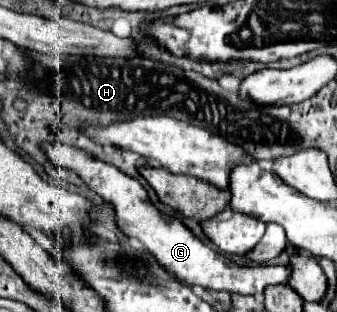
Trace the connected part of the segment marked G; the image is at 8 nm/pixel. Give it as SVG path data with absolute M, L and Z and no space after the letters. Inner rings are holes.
M59 141L45 145L45 151L49 155L49 159L63 167L63 169L73 169L81 175L81 179L89 185L91 191L95 191L97 195L103 197L103 201L113 203L115 205L115 219L119 223L119 227L123 229L125 235L139 239L147 251L151 251L157 259L157 263L161 267L165 267L169 273L175 273L179 277L179 281L187 283L189 287L205 287L205 289L213 289L213 291L227 291L227 293L241 293L241 295L257 295L263 293L265 287L269 285L287 285L291 279L293 269L291 267L283 267L283 265L237 265L235 261L231 261L229 257L209 249L209 245L205 245L199 237L195 237L191 233L191 229L187 229L181 221L181 217L171 217L161 213L147 197L145 187L121 173L117 167L101 163L97 159L91 159L89 153L63 145Z

